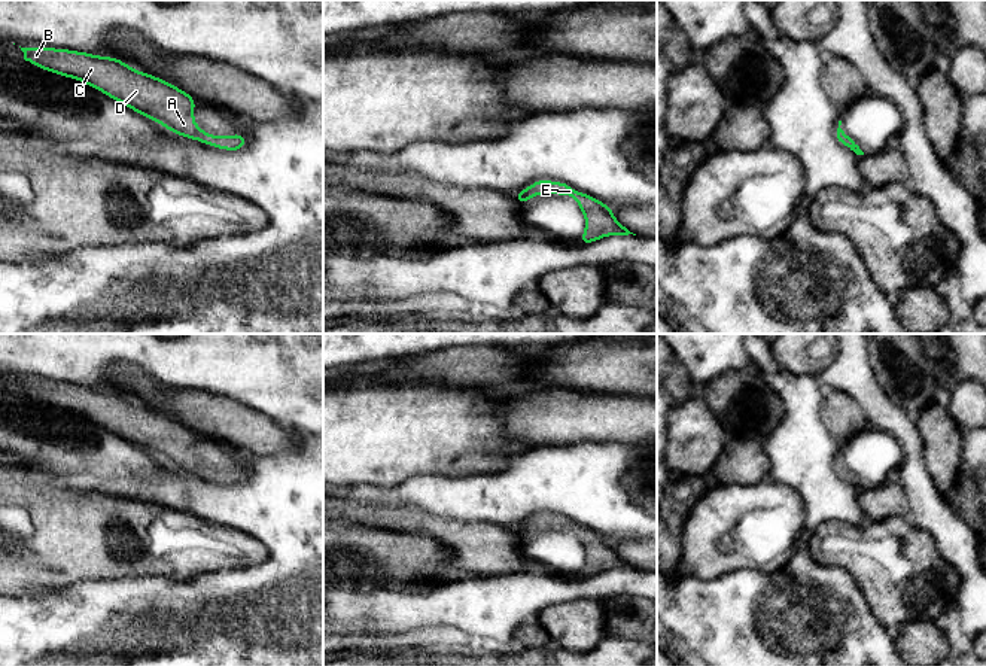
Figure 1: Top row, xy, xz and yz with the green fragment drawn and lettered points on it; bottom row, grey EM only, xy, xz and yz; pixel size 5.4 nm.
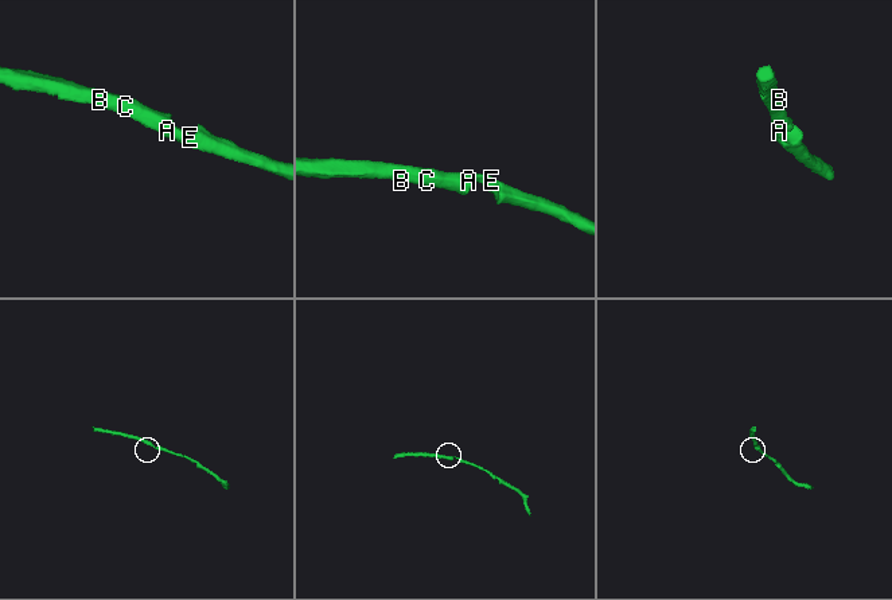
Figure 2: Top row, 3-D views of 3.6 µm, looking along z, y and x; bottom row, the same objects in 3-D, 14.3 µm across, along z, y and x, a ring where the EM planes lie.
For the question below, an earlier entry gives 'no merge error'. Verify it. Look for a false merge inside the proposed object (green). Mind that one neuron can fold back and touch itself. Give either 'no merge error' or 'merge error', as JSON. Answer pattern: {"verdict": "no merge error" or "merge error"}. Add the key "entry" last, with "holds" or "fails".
{"verdict": "no merge error", "entry": "holds"}

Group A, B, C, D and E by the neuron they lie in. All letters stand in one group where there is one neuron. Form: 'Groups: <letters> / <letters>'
Groups: A B C D E

